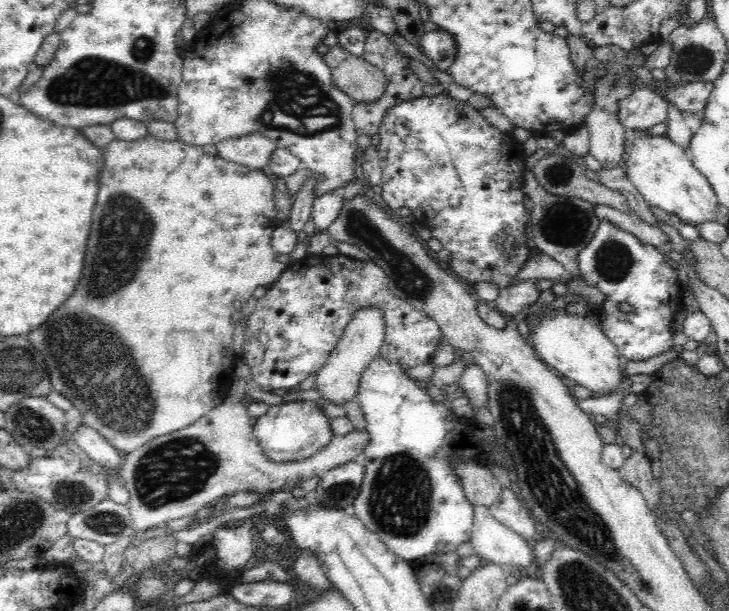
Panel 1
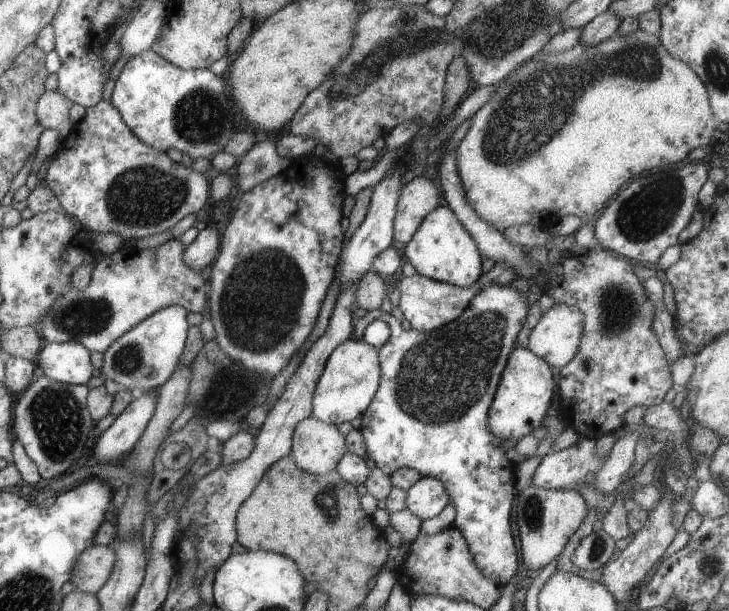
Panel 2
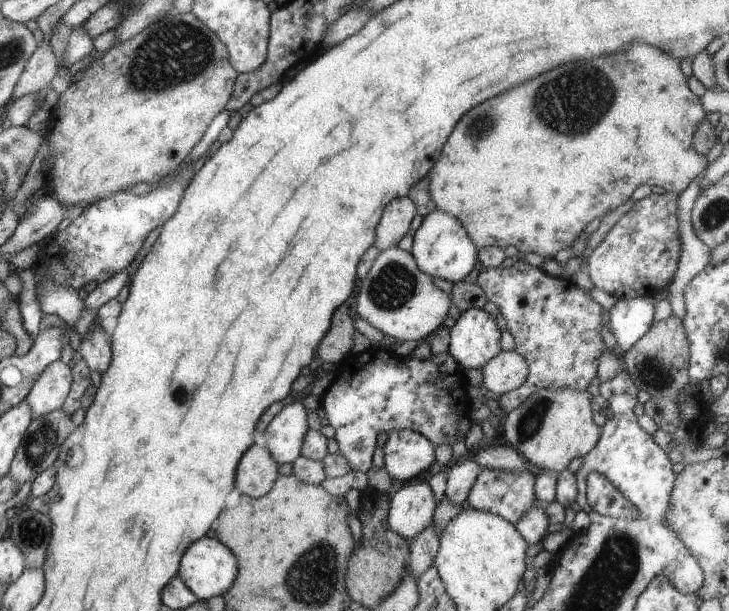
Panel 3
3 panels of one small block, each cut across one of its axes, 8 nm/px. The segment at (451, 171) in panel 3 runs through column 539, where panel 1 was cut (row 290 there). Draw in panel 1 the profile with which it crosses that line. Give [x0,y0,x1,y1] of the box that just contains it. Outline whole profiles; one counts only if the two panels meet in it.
[28,134,288,455]

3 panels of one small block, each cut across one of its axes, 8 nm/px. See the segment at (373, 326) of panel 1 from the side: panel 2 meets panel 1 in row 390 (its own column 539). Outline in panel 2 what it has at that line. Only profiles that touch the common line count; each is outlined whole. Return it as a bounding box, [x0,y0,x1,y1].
[526,304,581,373]

